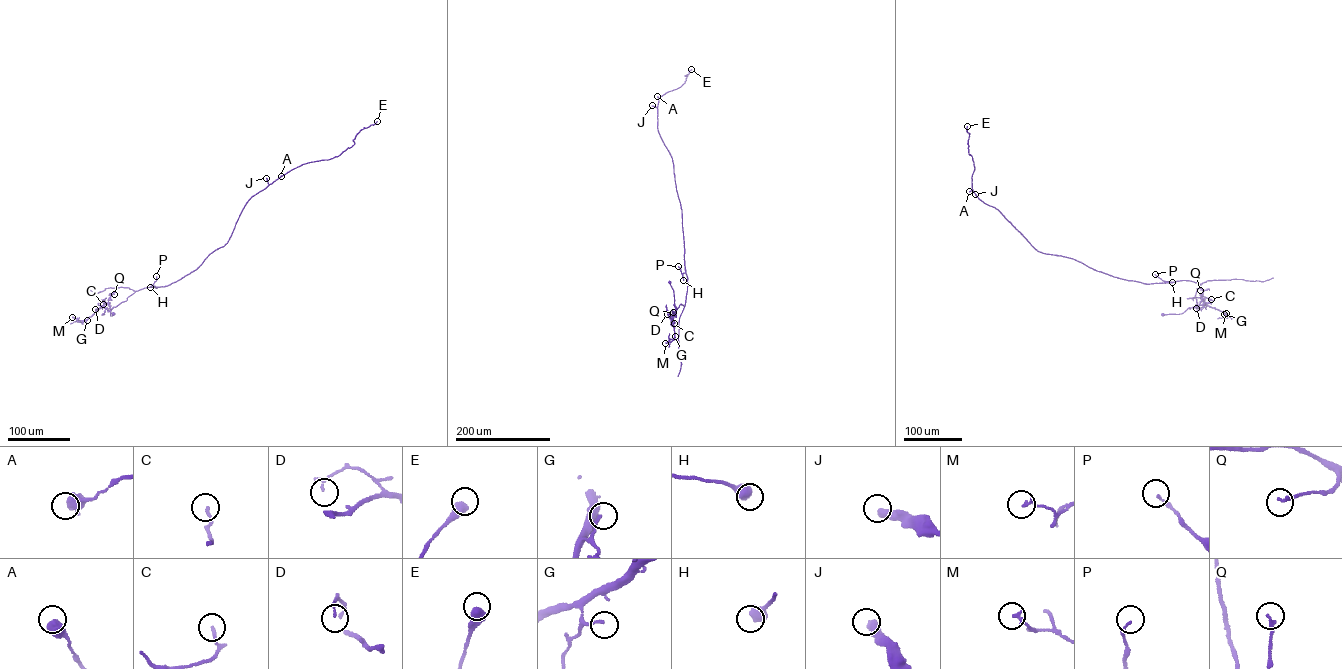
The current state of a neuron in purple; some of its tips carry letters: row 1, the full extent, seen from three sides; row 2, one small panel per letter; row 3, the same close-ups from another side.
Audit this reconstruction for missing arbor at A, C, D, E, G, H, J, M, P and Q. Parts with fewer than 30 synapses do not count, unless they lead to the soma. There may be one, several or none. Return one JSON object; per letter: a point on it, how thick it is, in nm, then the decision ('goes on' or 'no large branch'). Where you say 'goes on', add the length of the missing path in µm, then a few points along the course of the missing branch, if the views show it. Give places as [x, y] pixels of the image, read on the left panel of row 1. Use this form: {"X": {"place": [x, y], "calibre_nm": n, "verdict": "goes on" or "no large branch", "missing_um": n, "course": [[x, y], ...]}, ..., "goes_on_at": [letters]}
{"A": {"place": [281, 176], "calibre_nm": 600, "verdict": "no large branch"}, "C": {"place": [103, 304], "calibre_nm": 140, "verdict": "no large branch"}, "D": {"place": [95, 309], "calibre_nm": 130, "verdict": "no large branch"}, "E": {"place": [377, 121], "calibre_nm": 550, "verdict": "no large branch"}, "G": {"place": [87, 320], "calibre_nm": 140, "verdict": "no large branch"}, "H": {"place": [150, 287], "calibre_nm": 600, "verdict": "no large branch"}, "J": {"place": [266, 178], "calibre_nm": 460, "verdict": "no large branch"}, "M": {"place": [72, 317], "calibre_nm": 150, "verdict": "no large branch"}, "P": {"place": [156, 276], "calibre_nm": 150, "verdict": "no large branch"}, "Q": {"place": [114, 294], "calibre_nm": 190, "verdict": "no large branch"}, "goes_on_at": []}

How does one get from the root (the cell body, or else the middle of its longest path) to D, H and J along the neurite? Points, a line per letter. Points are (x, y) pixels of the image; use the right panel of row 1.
D: (1163, 314), (1181, 313), (1205, 302), (1196, 308)
H: (1163, 314), (1182, 313), (1197, 303), (1194, 296), (1200, 284), (1183, 280), (1172, 282)
J: (1163, 314), (1181, 313), (1196, 306), (1200, 284), (1127, 280), (1073, 259), (1038, 251), (998, 210), (975, 194)

